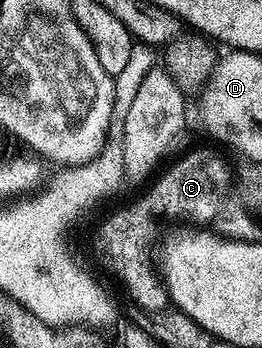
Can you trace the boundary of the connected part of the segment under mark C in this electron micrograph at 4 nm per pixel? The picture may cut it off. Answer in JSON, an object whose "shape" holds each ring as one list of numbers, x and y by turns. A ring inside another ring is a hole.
{"shape":[[192,148,181,153,169,170,161,169,147,187,149,190,141,198,134,199,129,206,114,211,96,234,96,250,100,253,101,260,120,277,129,296,142,309,148,310,144,312,164,312,170,306,168,287,158,273,157,263,156,266,152,263,152,245,156,242,152,234,160,230,156,222,210,224,224,185,232,184,234,180,233,171,232,174,228,171,228,162,222,155,215,154,212,150,198,149]]}

